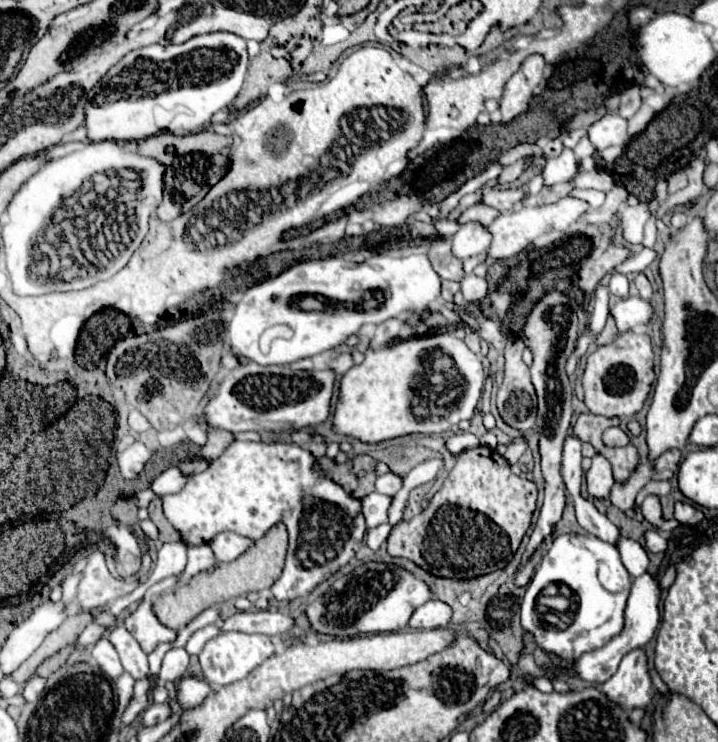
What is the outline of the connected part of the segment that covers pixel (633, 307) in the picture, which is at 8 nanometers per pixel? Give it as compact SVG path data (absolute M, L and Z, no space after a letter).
M639 296L619 300L611 308L611 316L617 326L645 326L651 320L651 304Z

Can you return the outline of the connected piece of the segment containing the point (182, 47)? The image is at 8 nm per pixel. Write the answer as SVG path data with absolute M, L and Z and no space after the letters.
M211 32L183 44L151 44L121 58L87 94L87 140L145 140L161 132L195 134L211 124L211 116L225 108L239 92L247 72L243 38L231 32Z

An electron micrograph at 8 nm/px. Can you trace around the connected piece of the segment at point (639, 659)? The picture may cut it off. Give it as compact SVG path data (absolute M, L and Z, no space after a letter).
M645 648L627 652L619 664L619 670L601 684L601 690L627 710L651 708L657 698L657 690L649 676L649 658Z

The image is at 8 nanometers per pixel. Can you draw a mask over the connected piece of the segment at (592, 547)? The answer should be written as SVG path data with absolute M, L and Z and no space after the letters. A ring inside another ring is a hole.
M565 534L553 540L553 546L543 556L531 582L527 584L523 604L521 604L521 626L533 636L533 642L545 652L553 654L565 662L577 662L585 652L605 646L613 636L623 632L623 612L629 598L631 580L629 572L621 564L619 550L591 534ZM547 584L561 586L563 596L569 598L569 608L561 618L573 620L567 628L543 628L539 622L539 612L535 608L539 592Z

